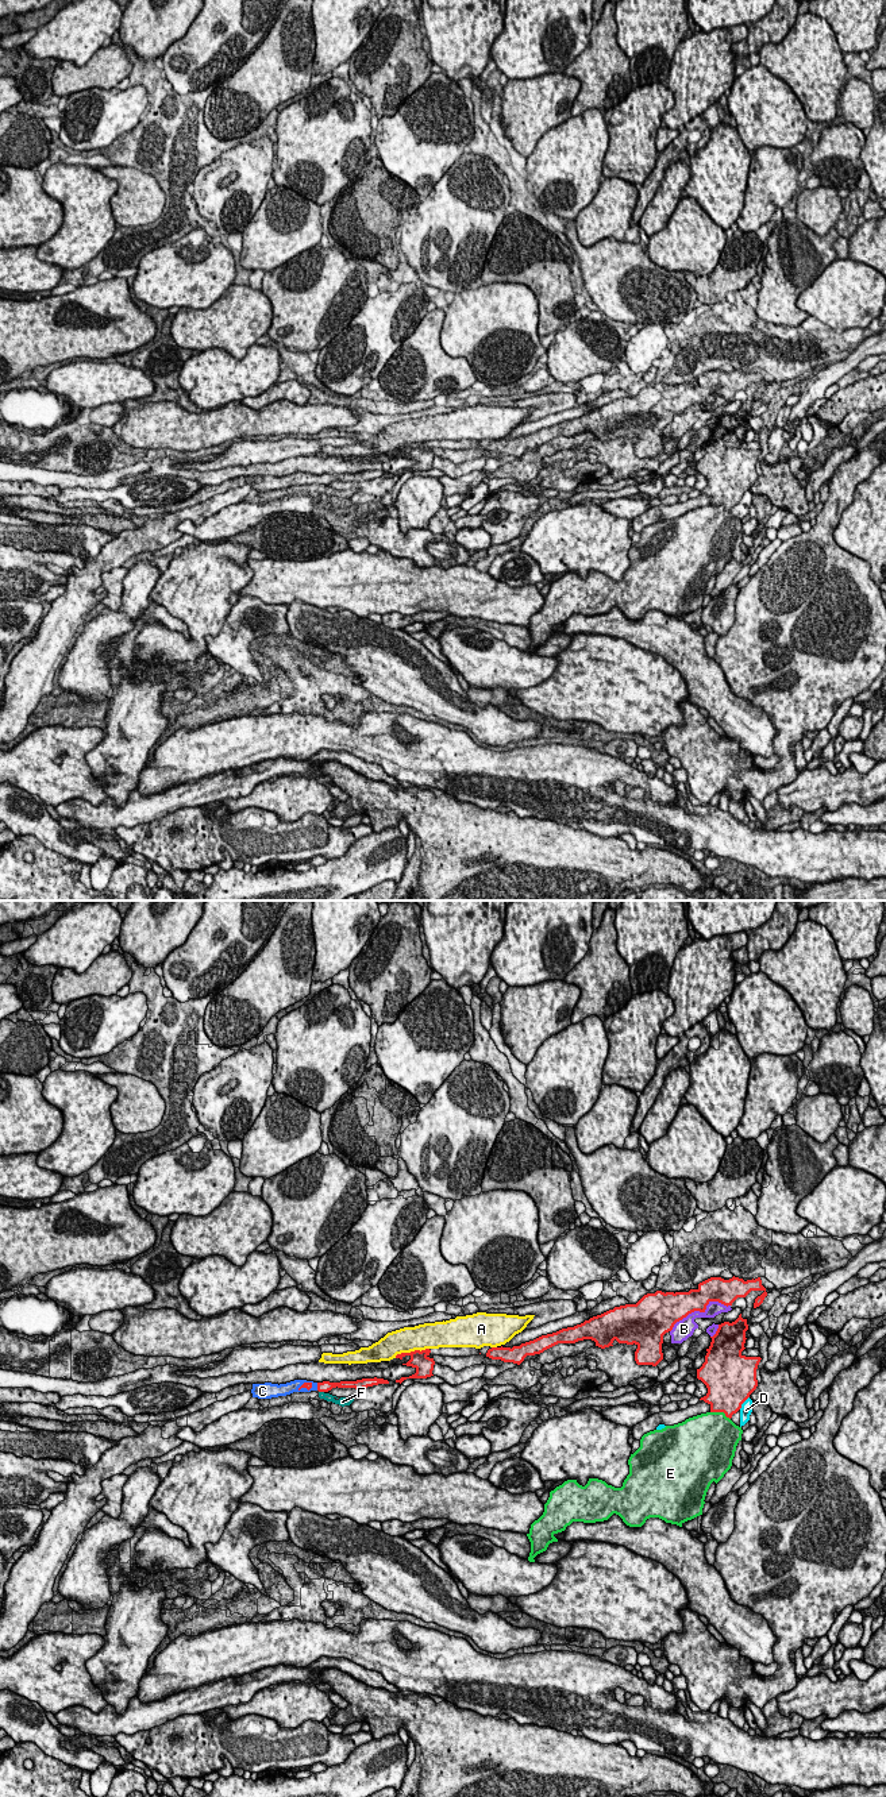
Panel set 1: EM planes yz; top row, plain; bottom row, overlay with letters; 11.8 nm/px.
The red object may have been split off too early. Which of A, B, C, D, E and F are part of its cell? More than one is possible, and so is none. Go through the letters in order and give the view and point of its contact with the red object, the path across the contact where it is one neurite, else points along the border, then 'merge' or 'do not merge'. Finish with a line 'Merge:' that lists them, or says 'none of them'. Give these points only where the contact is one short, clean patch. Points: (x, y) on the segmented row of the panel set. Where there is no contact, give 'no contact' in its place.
A: yz (411, 1352) | do not merge
B: yz (698, 1310) | do not merge
C: yz (304, 1383) | merge
D: yz (743, 1402) | do not merge
E: yz (720, 1411) | do not merge
F: yz (322, 1391) | do not merge
Merge: C

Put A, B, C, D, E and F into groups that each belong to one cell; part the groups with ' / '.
A / B / C / D / E / F

